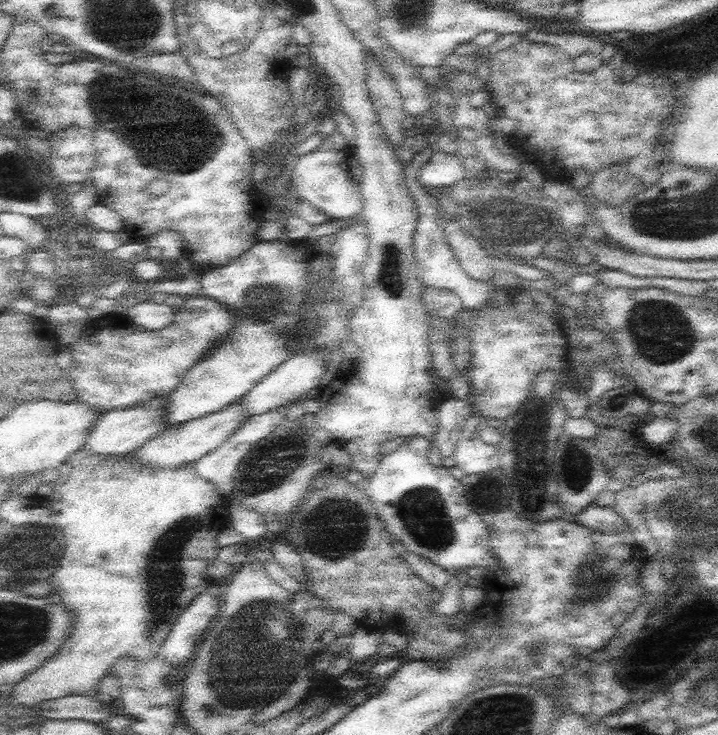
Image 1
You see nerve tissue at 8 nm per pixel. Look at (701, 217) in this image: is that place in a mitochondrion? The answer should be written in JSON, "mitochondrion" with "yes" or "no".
{"mitochondrion":"yes"}

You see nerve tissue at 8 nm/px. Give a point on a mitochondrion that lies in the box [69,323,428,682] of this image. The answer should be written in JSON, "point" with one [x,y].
{"point":[166,580]}

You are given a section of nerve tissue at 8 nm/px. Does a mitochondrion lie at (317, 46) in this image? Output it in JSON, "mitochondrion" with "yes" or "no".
{"mitochondrion":"no"}

